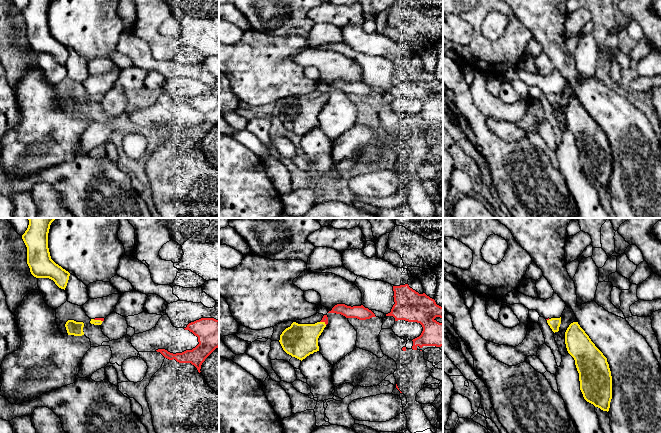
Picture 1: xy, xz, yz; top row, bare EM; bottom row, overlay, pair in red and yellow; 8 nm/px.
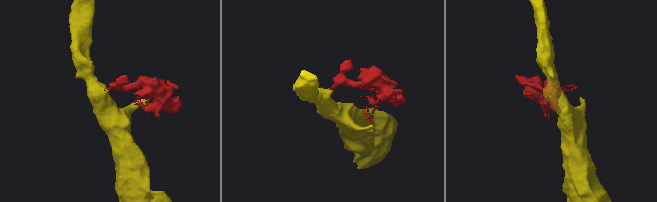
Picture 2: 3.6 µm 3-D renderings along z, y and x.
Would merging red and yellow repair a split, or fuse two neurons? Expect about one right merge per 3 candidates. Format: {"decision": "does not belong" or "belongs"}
{"decision": "belongs"}

